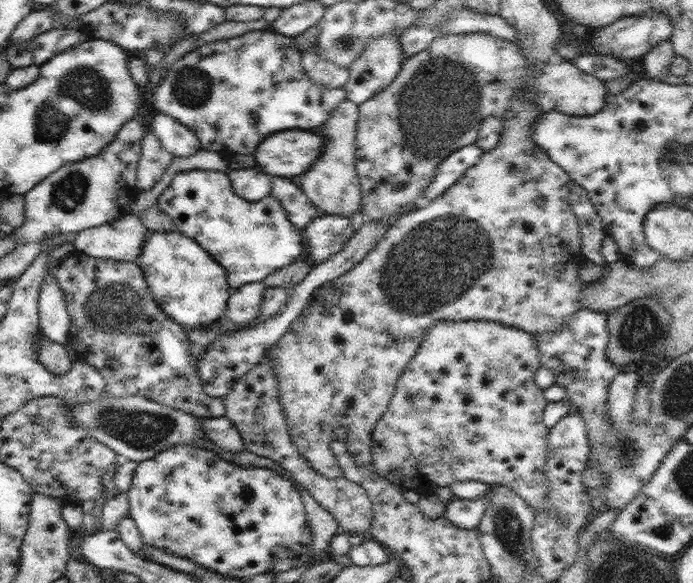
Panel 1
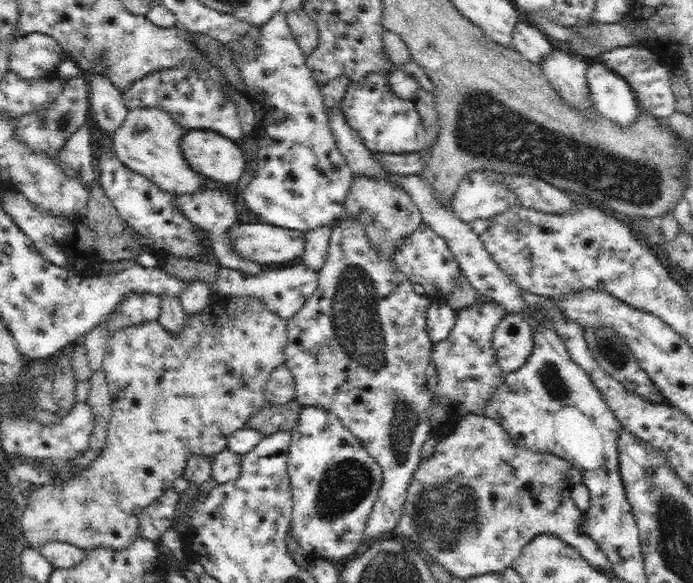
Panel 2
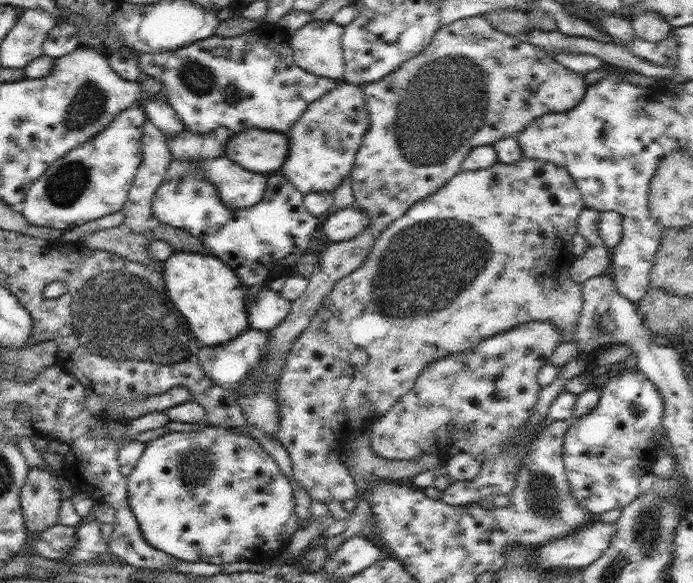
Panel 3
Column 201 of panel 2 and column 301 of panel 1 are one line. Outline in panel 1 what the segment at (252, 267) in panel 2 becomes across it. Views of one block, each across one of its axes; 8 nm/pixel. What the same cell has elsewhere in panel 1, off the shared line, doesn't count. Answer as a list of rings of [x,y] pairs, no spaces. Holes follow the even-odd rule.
[[[272,176],[270,185],[272,185],[270,194],[282,203],[288,219],[299,229],[304,230],[308,223],[312,222],[312,219],[320,216],[316,205],[297,183],[290,182],[287,177]]]

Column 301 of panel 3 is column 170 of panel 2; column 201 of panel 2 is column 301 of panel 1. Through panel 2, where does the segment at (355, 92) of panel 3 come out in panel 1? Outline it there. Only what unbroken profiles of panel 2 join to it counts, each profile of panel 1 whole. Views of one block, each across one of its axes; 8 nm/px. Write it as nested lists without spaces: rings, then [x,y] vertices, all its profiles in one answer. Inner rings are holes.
[[[347,98],[336,106],[322,126],[312,130],[324,138],[324,153],[320,153],[312,167],[300,175],[299,186],[322,214],[351,218],[362,208],[362,192],[355,166],[358,118],[359,105]]]

